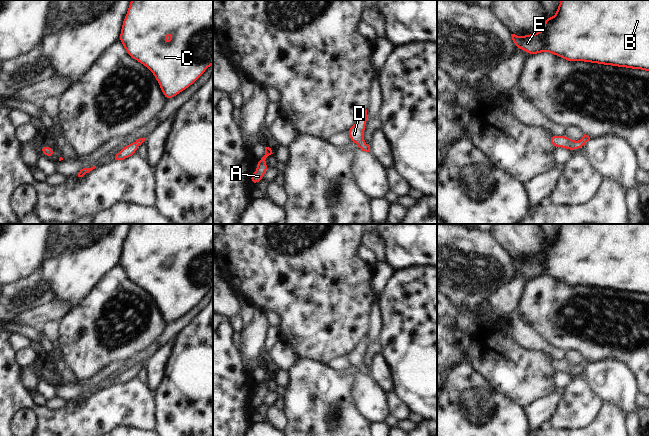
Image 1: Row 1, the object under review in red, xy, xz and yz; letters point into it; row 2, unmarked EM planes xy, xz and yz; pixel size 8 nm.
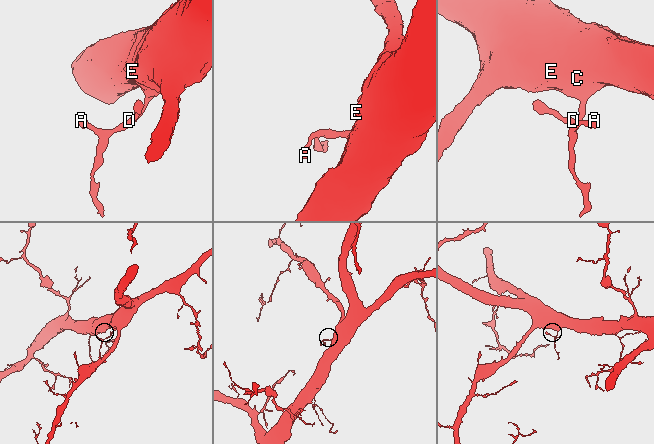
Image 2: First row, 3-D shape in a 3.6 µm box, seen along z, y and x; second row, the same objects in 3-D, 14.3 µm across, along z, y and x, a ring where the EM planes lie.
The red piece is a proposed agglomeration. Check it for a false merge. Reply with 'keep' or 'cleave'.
keep

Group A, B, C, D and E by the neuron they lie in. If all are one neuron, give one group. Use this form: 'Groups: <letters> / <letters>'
Groups: A B C D E.

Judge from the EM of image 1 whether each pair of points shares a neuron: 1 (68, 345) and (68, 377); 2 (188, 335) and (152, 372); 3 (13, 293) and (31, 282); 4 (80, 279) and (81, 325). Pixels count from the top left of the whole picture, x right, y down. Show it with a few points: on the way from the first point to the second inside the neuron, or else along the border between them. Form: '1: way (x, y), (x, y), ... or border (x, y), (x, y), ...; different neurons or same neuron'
1: border (62, 359), (77, 378), (90, 377); different neurons
2: border (171, 349), (162, 376); different neurons
3: way (17, 293), (20, 293), (27, 286); same neuron
4: border (96, 284), (71, 309); different neurons

